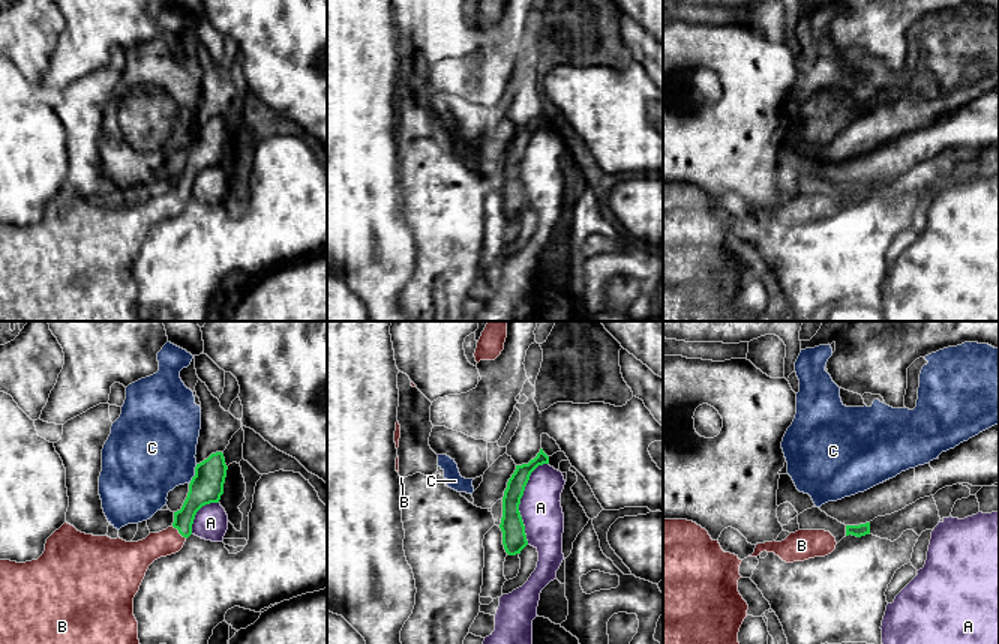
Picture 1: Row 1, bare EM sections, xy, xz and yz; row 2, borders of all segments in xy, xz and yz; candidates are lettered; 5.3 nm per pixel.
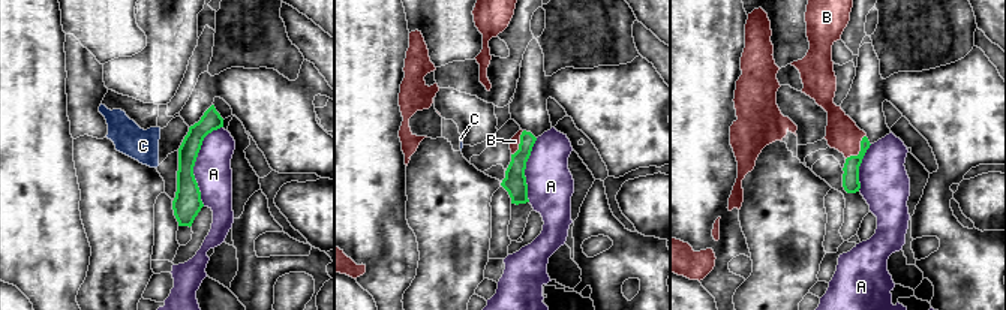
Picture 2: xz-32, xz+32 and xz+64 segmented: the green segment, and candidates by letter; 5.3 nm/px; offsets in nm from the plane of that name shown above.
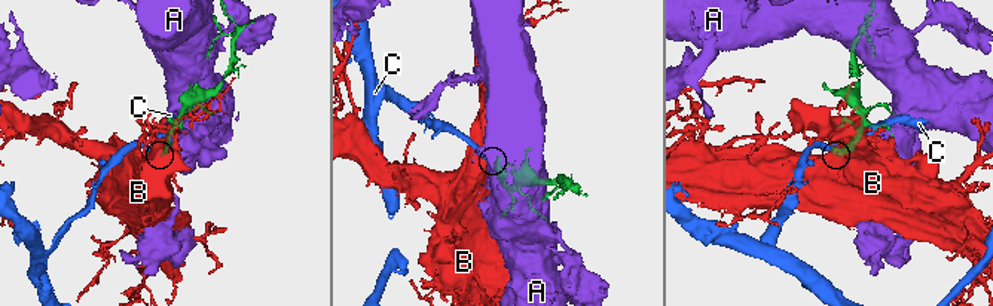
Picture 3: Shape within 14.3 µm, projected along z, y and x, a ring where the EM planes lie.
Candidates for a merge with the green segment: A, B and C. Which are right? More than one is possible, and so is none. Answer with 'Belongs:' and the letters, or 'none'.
Belongs: B

